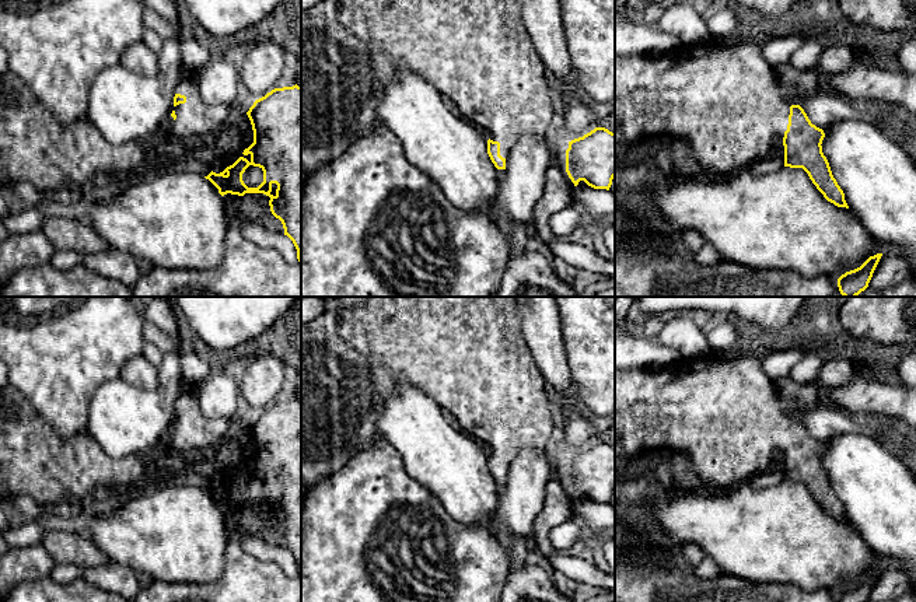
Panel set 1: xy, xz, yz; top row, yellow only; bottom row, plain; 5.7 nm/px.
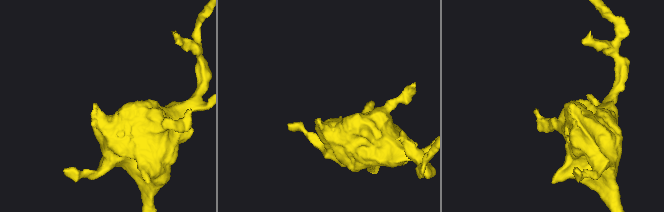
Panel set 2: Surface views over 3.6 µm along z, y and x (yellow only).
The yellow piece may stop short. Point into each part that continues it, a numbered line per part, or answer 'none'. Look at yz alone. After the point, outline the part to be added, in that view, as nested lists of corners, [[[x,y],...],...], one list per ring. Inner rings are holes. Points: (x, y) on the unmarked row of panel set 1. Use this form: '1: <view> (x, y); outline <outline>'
1: yz (724, 415); outline [[[710,356],[699,361],[679,363],[667,368],[615,370],[615,458],[643,459],[650,451],[668,449],[689,459],[702,479],[702,490],[727,491],[759,473],[769,472],[772,456],[789,438],[790,417],[784,413],[775,382],[763,371],[755,356]]]

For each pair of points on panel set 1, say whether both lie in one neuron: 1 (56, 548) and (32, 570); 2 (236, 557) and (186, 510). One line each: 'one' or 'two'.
1: two
2: two

